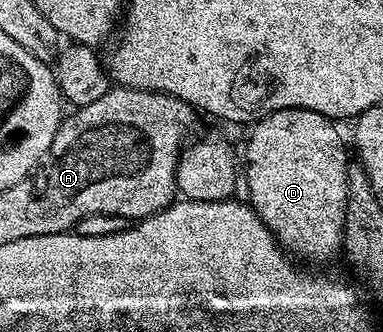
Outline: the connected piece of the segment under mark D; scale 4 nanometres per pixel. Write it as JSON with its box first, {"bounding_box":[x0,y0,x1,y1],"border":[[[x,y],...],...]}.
{"bounding_box":[242,108,350,266],"border":[[[283,108],[277,112],[272,112],[268,116],[264,116],[261,120],[257,120],[251,125],[252,132],[246,136],[246,158],[242,163],[242,169],[246,174],[246,179],[250,182],[250,203],[252,209],[256,211],[262,218],[262,222],[272,231],[276,237],[277,244],[284,249],[285,252],[293,257],[299,258],[301,261],[313,260],[313,265],[324,266],[327,260],[332,260],[342,252],[344,242],[344,223],[346,222],[346,198],[348,197],[348,166],[350,163],[350,152],[344,149],[344,140],[340,137],[340,132],[335,123],[329,120],[327,116],[318,114],[314,110],[306,110],[305,108]]]}

